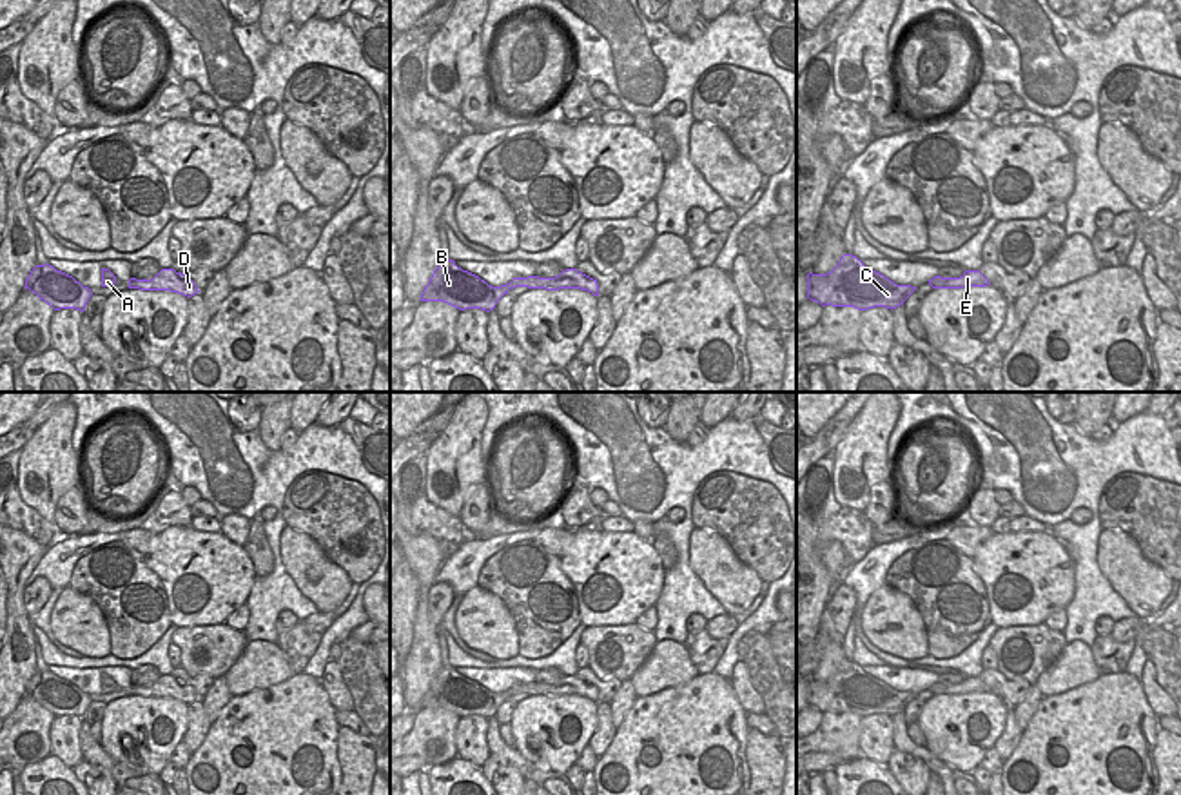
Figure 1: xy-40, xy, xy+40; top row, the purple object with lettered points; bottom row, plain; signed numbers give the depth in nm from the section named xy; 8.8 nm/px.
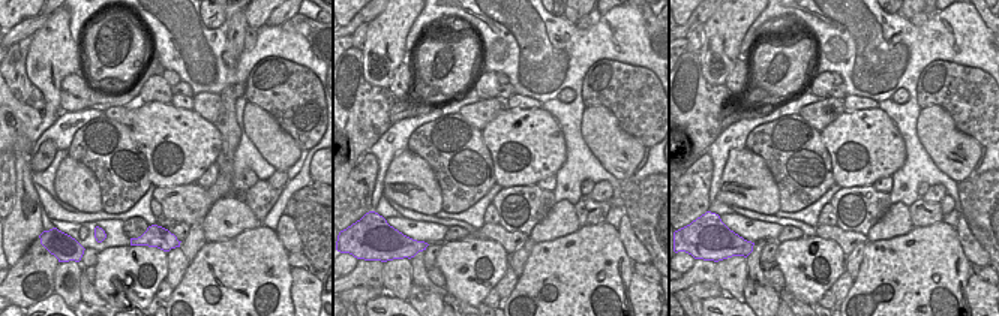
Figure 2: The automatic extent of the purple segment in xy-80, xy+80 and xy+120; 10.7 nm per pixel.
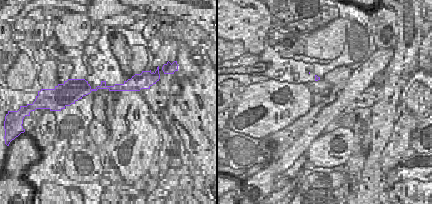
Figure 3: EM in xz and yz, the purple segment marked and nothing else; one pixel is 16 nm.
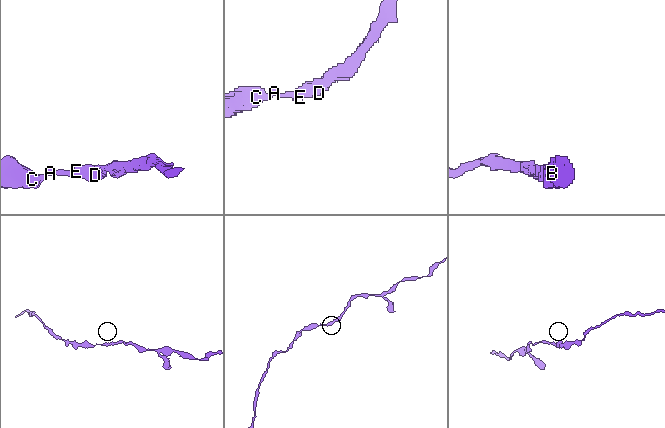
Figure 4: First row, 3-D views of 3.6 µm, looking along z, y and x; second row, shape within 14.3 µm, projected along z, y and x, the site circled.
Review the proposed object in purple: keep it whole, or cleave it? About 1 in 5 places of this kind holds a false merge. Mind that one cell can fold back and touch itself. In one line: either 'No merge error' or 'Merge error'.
No merge error.

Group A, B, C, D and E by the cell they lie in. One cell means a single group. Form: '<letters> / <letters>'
A B C D E

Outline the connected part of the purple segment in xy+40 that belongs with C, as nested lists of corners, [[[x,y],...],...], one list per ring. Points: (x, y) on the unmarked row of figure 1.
[[[844,661],[827,681],[807,681],[807,704],[822,713],[874,713],[896,715],[916,697],[911,692],[896,692],[883,681],[865,673],[853,661]]]

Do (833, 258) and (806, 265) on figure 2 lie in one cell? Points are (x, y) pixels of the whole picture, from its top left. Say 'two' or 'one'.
one

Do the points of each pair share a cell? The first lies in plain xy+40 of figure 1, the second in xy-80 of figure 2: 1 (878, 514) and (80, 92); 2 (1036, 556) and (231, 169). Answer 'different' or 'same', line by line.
1: same
2: different

